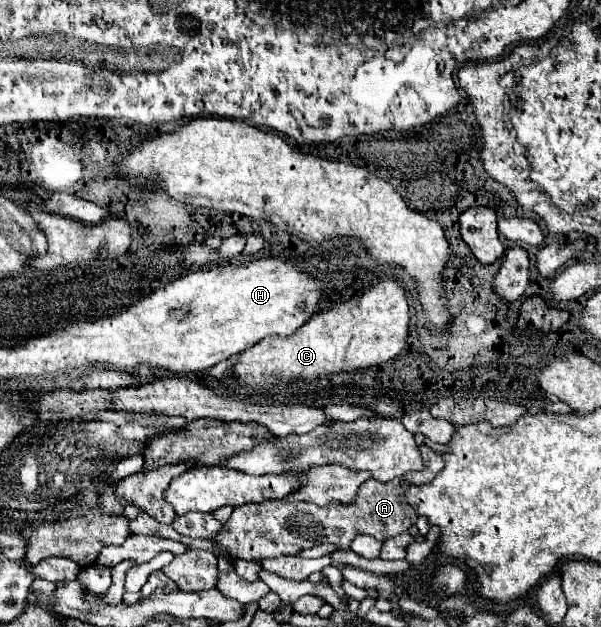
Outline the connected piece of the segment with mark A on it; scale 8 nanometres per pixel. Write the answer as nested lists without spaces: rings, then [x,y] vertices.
[[[419,445],[423,457],[423,471],[407,473],[401,479],[379,483],[365,481],[351,505],[331,503],[325,507],[313,503],[291,503],[291,501],[263,501],[247,503],[233,509],[231,517],[223,523],[223,533],[217,533],[213,543],[221,555],[233,555],[247,561],[261,561],[267,557],[279,555],[297,555],[305,549],[311,549],[317,543],[335,543],[337,547],[347,549],[357,535],[371,535],[377,541],[387,541],[405,533],[415,525],[417,513],[405,501],[405,491],[415,483],[429,483],[443,469],[443,459],[439,453],[431,451],[427,445]]]

